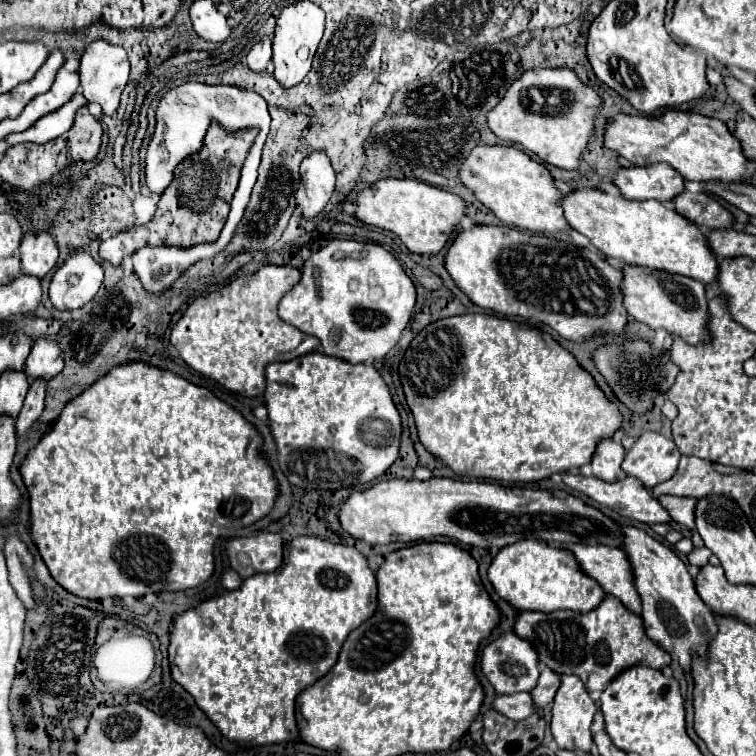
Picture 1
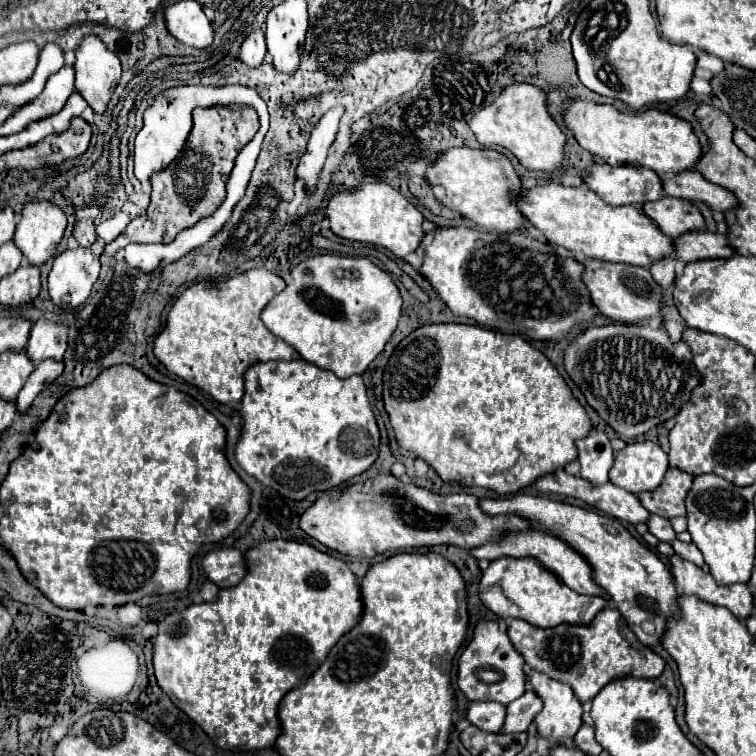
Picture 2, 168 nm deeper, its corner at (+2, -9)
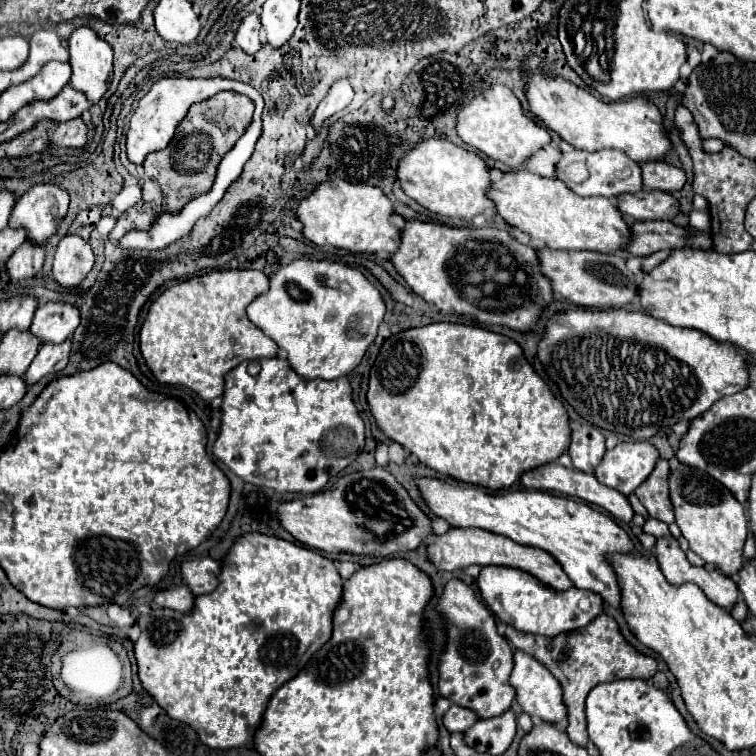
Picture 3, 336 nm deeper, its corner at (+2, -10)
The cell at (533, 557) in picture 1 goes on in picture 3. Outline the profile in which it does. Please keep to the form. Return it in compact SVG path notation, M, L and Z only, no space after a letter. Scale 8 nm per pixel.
M483 566L477 578L479 592L491 612L505 624L539 636L557 636L561 632L573 632L585 628L597 614L603 612L603 598L591 590L553 590L551 586L541 584L533 574L507 568L507 566Z

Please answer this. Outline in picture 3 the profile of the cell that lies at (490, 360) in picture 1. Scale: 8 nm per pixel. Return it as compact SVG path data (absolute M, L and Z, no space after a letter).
M441 322L441 324L429 324L429 326L421 326L421 328L411 328L405 332L399 332L391 338L385 340L385 344L379 350L379 356L371 368L371 378L369 378L369 392L367 392L367 402L371 406L371 412L377 420L377 426L381 428L381 432L399 442L405 450L409 450L421 464L433 468L439 474L445 474L449 478L455 478L459 482L467 482L467 484L479 484L491 492L497 490L507 490L511 488L515 482L519 482L521 474L555 462L563 452L567 452L569 442L571 442L571 426L569 426L569 414L563 406L561 400L557 400L557 396L551 392L549 384L535 372L535 368L529 364L529 360L525 358L521 346L517 342L513 342L511 338L503 336L503 334L495 334L489 330L483 330L479 326L465 326L465 324L449 324L449 322Z

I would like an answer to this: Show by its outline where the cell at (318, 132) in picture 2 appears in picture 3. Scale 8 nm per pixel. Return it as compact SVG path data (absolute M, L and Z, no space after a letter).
M341 80L341 82L335 82L331 88L329 88L329 94L323 98L323 102L319 104L319 108L315 110L311 122L313 122L313 128L315 132L321 130L323 122L329 120L331 116L339 114L341 110L345 110L353 100L353 90L349 86L347 80Z

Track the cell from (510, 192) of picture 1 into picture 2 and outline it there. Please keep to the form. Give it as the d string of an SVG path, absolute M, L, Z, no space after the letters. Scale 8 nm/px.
M467 147L447 149L441 153L441 157L437 157L437 161L433 161L433 165L429 165L425 171L425 181L431 187L441 185L445 189L445 197L439 199L441 205L467 217L485 231L513 233L525 229L525 217L515 205L515 195L521 189L521 183L511 161L503 153Z

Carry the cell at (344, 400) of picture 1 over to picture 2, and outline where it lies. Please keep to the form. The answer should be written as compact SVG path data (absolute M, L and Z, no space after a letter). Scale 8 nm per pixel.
M303 359L255 363L245 371L245 395L239 413L243 417L243 427L235 445L237 463L261 485L271 487L289 499L301 501L309 493L337 487L351 477L361 475L377 459L379 429L359 375L339 379Z

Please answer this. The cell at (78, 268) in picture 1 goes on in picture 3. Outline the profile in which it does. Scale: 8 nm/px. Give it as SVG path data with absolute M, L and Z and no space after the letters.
M67 234L55 252L53 278L63 288L75 288L93 270L93 262L95 254L91 246L83 238Z

